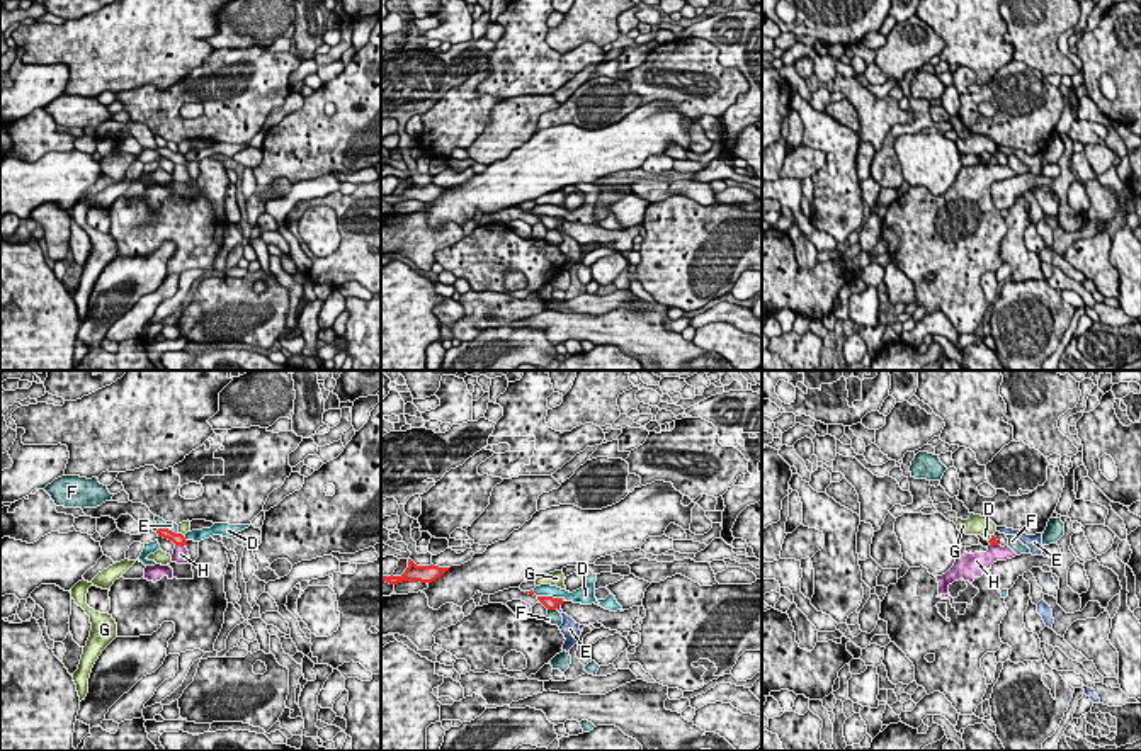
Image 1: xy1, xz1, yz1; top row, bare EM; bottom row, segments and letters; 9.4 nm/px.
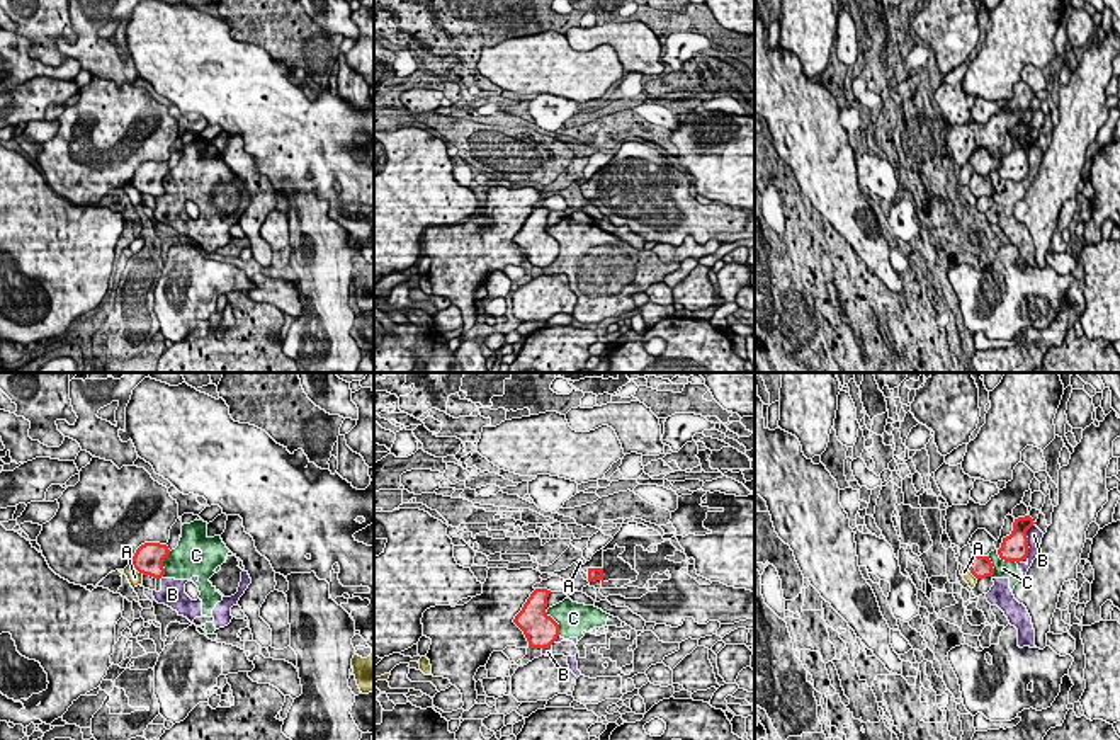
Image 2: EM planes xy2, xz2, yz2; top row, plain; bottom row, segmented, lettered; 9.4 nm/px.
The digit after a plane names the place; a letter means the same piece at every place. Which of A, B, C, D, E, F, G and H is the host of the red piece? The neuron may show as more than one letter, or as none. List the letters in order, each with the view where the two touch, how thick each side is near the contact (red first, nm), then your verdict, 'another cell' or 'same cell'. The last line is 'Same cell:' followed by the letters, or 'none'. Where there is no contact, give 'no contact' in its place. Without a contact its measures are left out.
A: contact in xy2; calibres 280 and 140 nm; another cell
B: contact in yz2; calibres 260 and 140 nm; another cell
C: contact in xy2; calibres 280 and 340 nm; another cell
D: contact in xz1; calibres 130 and 130 nm; another cell
E: contact in xz1; calibres 130 and 180 nm; another cell
F: contact in xz1; calibres 130 and 140 nm; another cell
G: contact in xy1; calibres 120 and 120 nm; another cell
H: contact in xy1; calibres 120 and 160 nm; another cell
Same cell: none

